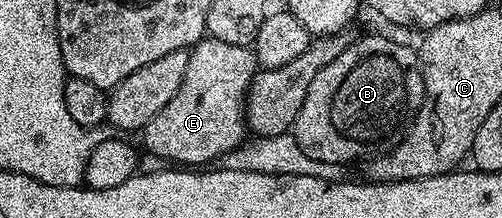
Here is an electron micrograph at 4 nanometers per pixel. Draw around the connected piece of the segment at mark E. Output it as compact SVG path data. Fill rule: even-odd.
M204 36L189 51L189 68L185 68L185 80L181 80L177 96L143 127L142 149L167 164L203 168L214 163L214 158L222 159L230 150L244 145L249 134L245 117L247 89L256 73L251 46L225 44L225 40Z

